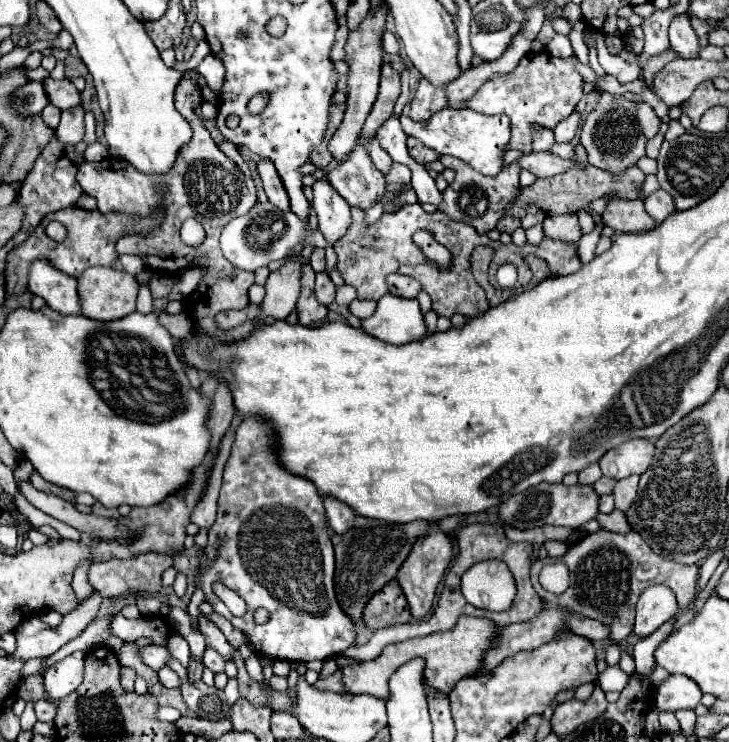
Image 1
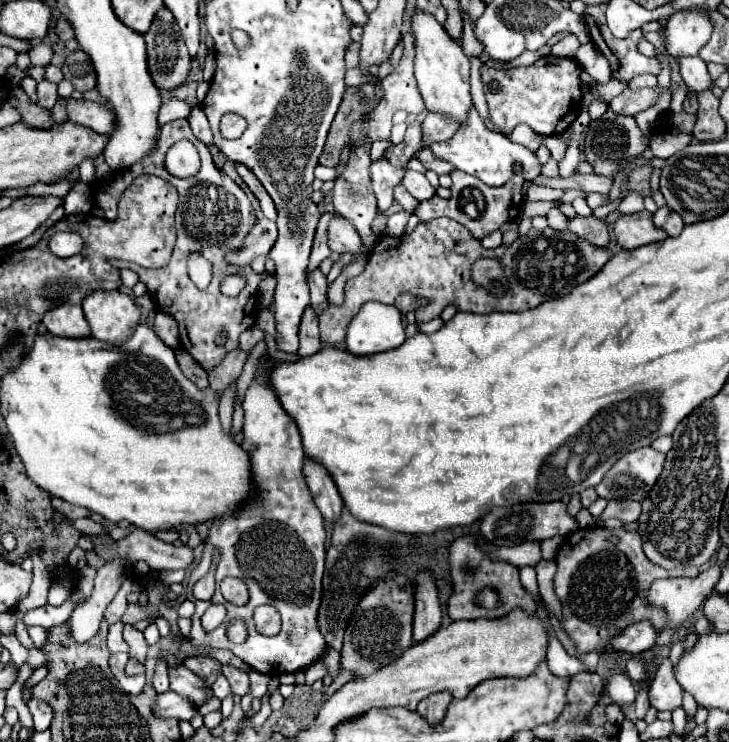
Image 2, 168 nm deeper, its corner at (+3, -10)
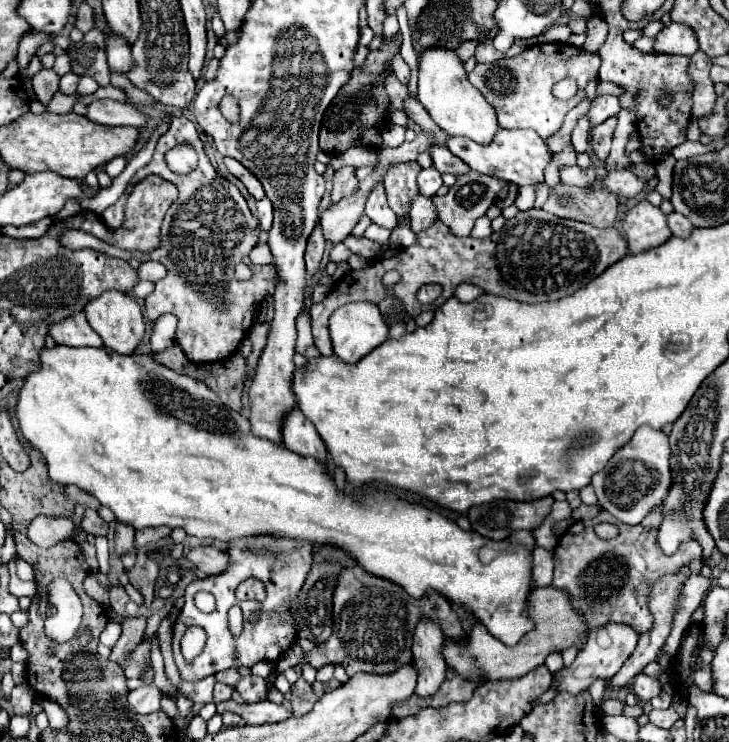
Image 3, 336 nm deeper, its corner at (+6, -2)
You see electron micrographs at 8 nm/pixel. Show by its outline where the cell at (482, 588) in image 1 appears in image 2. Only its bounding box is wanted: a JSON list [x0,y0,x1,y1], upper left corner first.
[475,588,497,610]

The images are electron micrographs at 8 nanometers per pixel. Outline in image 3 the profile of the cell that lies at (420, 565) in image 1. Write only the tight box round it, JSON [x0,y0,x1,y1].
[412,620,446,698]

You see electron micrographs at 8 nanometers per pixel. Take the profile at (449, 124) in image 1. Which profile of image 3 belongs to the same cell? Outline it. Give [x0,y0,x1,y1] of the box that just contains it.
[446,130,554,209]

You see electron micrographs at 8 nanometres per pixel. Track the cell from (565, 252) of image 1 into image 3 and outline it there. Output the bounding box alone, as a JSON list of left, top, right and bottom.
[310,208,630,356]

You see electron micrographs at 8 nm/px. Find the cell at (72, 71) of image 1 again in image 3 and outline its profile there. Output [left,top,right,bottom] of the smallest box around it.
[68,28,110,86]

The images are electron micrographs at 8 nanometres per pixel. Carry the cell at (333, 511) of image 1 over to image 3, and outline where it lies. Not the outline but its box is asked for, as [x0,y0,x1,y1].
[282,406,326,464]

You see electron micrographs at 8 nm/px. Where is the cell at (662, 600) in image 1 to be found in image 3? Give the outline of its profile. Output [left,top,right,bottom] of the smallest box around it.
[552,624,638,696]

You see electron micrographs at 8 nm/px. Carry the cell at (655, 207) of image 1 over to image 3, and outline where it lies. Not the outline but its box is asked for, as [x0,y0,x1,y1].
[668,212,694,238]

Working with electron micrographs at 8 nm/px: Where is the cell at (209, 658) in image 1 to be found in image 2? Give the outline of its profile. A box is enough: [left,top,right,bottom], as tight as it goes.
[211,676,231,700]

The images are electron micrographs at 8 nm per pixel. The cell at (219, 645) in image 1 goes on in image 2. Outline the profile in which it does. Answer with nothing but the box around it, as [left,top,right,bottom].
[221,664,249,696]

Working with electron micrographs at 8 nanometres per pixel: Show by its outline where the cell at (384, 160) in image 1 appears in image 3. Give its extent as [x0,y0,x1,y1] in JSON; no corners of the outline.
[410,196,438,232]

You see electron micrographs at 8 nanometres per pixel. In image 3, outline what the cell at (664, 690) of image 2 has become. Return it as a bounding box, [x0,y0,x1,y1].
[632,674,662,700]

